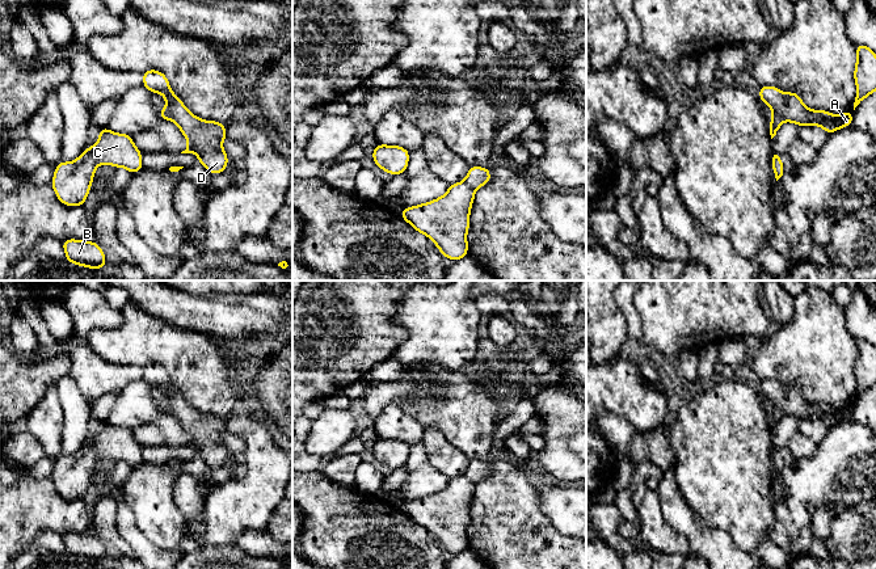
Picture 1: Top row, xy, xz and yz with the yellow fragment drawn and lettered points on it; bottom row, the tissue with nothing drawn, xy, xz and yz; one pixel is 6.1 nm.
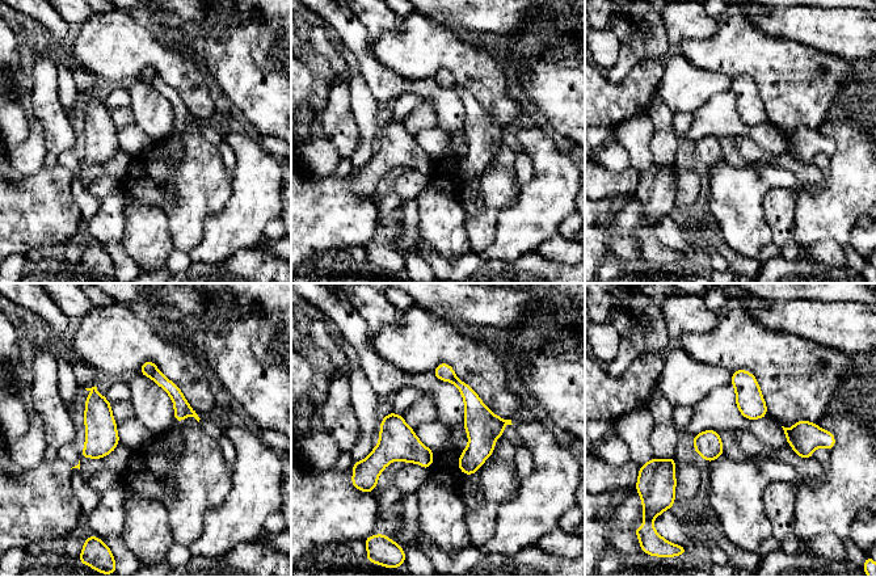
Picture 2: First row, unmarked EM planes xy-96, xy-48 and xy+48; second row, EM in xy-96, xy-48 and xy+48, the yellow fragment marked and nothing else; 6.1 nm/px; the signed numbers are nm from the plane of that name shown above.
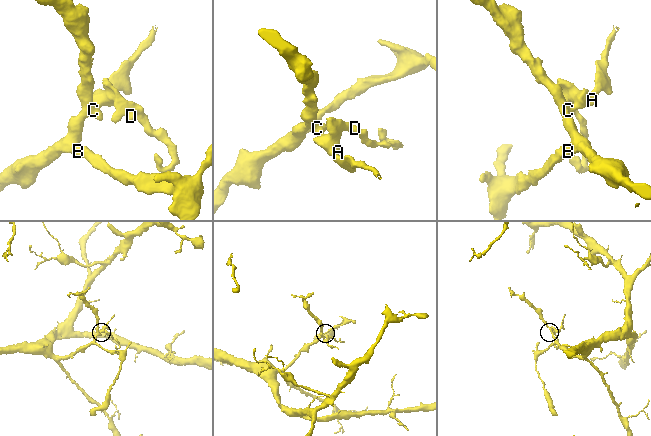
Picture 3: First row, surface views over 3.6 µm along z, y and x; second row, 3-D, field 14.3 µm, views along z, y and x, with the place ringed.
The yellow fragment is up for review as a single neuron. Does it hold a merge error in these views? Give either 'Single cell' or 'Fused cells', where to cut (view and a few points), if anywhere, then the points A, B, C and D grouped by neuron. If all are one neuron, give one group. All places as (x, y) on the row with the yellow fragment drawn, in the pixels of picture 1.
Fused cells. Split along xy (171, 92), (172, 119). Groups: A B C / D

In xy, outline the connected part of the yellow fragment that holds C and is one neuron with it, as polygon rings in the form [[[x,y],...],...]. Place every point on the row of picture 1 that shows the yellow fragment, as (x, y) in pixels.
[[[100,128],[100,138],[93,147],[89,146],[75,161],[56,165],[51,186],[58,199],[66,206],[84,206],[100,164],[136,173],[143,168],[142,152],[130,135]]]

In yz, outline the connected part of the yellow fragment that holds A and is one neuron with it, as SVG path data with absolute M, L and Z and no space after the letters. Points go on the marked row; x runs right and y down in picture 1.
M796 92L784 93L784 119L800 126L820 126L826 132L852 125L852 111L834 115L825 110L808 109Z

